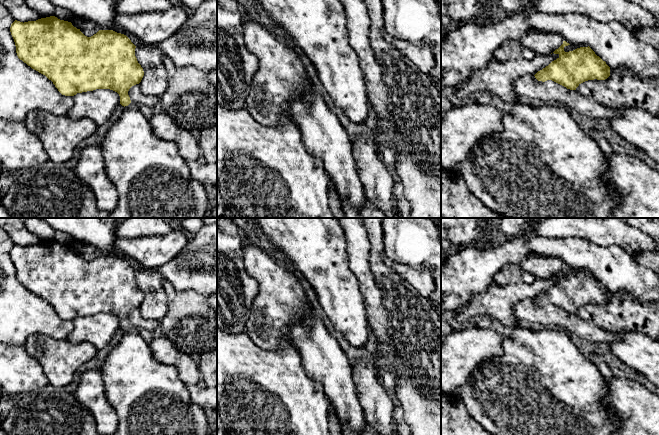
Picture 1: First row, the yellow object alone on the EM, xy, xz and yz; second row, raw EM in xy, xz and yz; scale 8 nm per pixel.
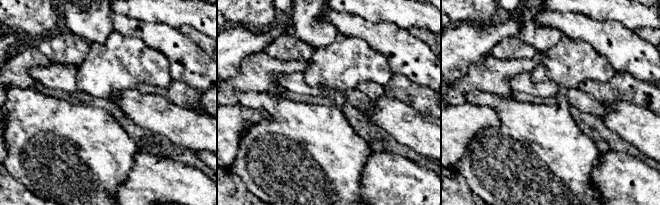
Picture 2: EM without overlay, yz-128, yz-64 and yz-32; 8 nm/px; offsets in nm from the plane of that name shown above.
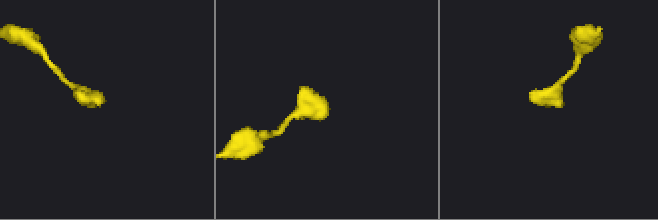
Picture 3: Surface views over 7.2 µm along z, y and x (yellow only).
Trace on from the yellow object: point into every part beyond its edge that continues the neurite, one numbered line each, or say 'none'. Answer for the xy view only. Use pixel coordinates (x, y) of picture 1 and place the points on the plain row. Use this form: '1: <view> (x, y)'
1: xy (149, 398)

